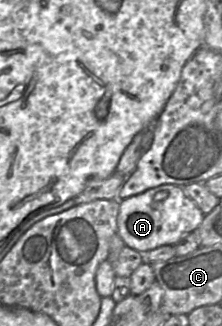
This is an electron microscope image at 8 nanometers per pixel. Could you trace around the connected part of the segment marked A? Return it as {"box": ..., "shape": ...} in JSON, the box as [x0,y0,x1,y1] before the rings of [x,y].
{"box":[117,184,205,253],"shape":[[[163,184],[120,200],[119,206],[117,234],[128,247],[140,253],[162,245],[175,245],[186,234],[196,230],[205,216],[183,189],[174,184]]]}

